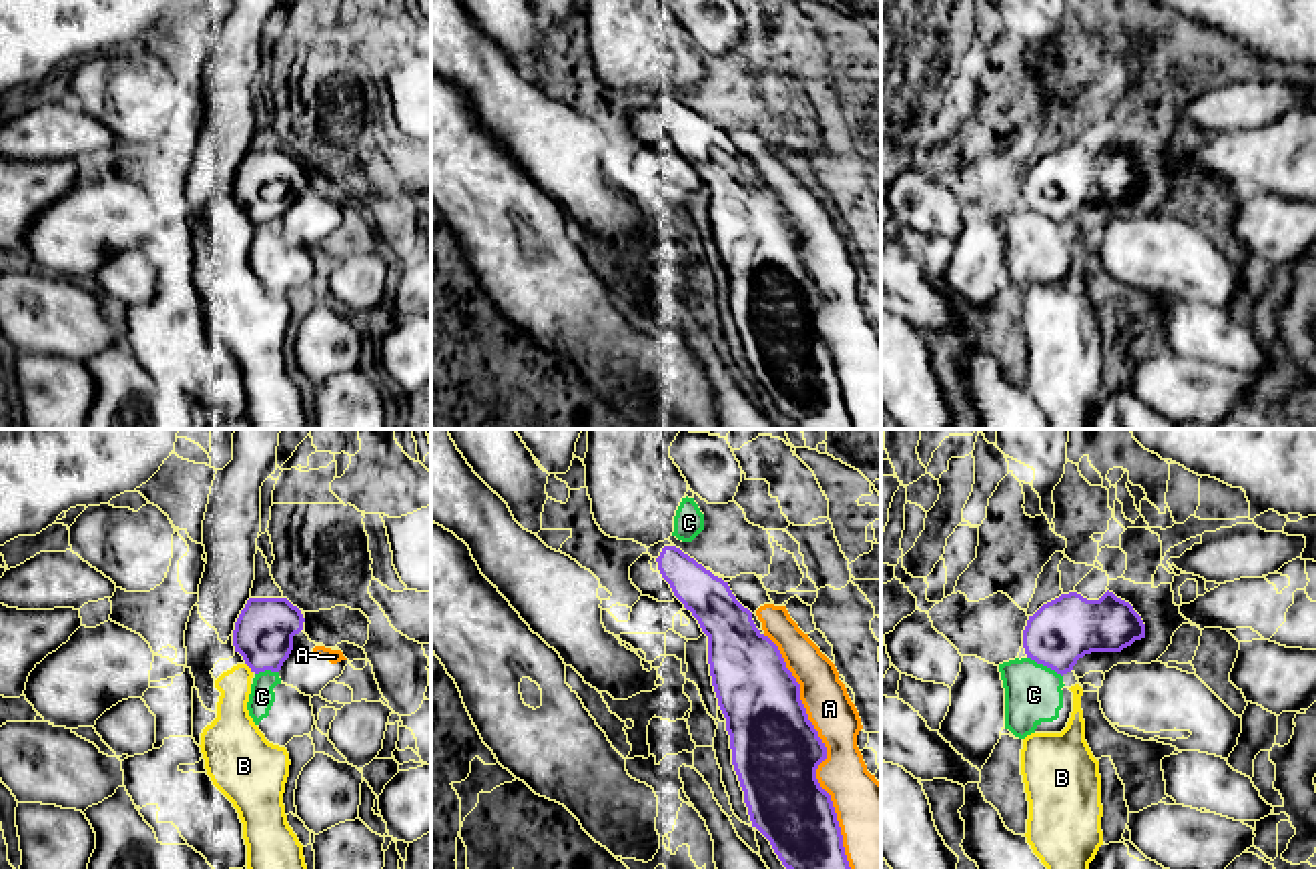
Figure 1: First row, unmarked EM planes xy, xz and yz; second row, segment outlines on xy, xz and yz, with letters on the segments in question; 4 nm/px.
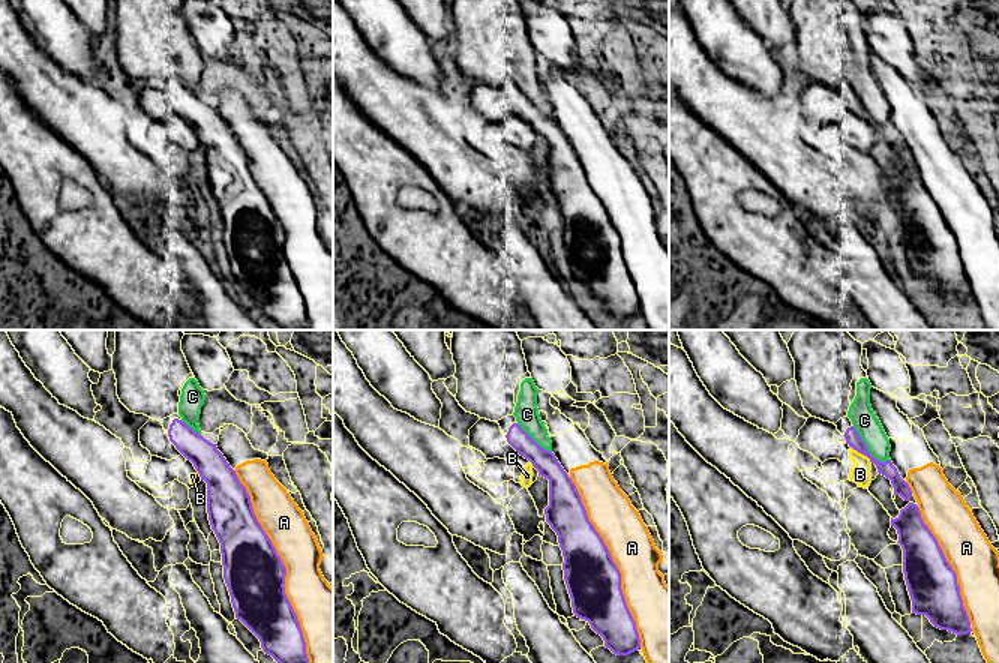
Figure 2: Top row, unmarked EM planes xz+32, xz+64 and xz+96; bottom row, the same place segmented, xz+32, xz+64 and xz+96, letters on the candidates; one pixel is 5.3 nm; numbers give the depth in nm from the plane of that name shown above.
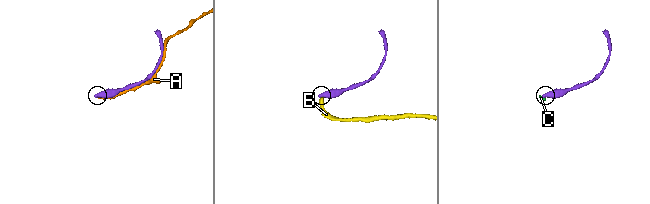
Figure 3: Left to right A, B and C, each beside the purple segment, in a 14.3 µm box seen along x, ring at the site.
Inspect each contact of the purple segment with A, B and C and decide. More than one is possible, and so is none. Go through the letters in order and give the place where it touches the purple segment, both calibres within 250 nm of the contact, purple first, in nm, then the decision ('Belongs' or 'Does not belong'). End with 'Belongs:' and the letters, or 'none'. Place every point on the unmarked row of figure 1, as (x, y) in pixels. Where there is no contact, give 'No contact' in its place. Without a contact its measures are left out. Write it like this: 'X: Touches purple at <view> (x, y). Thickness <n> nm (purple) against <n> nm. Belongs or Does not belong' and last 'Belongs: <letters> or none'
A: Touches purple at xz (825, 306). Thickness 360 nm (purple) against 220 nm. Does not belong
B: Touches purple at xy (249, 217). Thickness 240 nm (purple) against 160 nm. Does not belong
C: Touches purple at yz (1046, 215). Thickness 260 nm (purple) against 220 nm. Does not belong
Belongs: none

